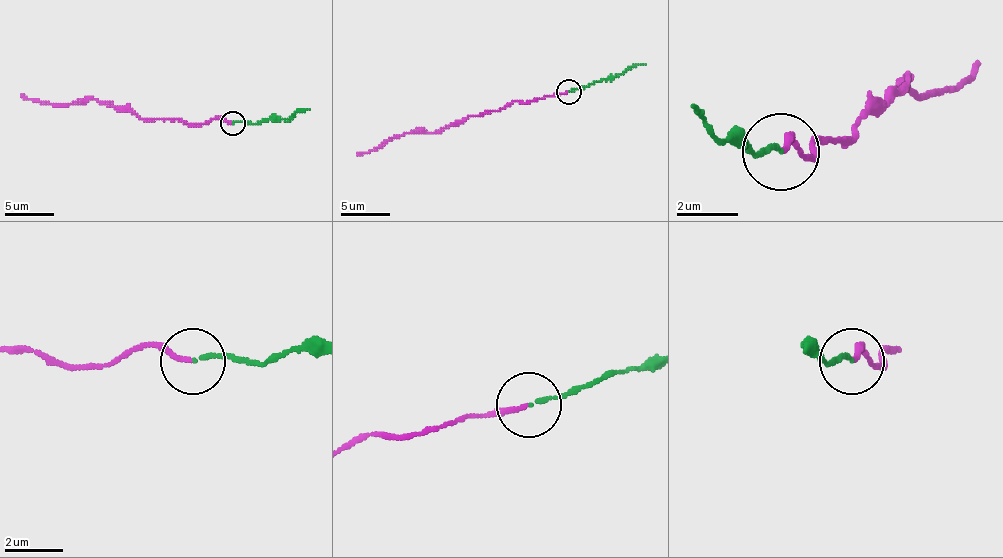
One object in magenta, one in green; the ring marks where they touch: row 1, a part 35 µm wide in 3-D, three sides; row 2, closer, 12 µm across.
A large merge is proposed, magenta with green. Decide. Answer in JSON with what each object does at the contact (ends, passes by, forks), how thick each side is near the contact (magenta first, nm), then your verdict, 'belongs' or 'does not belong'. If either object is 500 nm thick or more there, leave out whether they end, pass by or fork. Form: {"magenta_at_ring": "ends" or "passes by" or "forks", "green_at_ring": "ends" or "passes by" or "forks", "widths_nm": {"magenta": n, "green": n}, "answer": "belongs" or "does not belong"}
{"magenta_at_ring": "ends", "green_at_ring": "ends", "widths_nm": {"magenta": 160, "green": 130}, "answer": "does not belong"}

